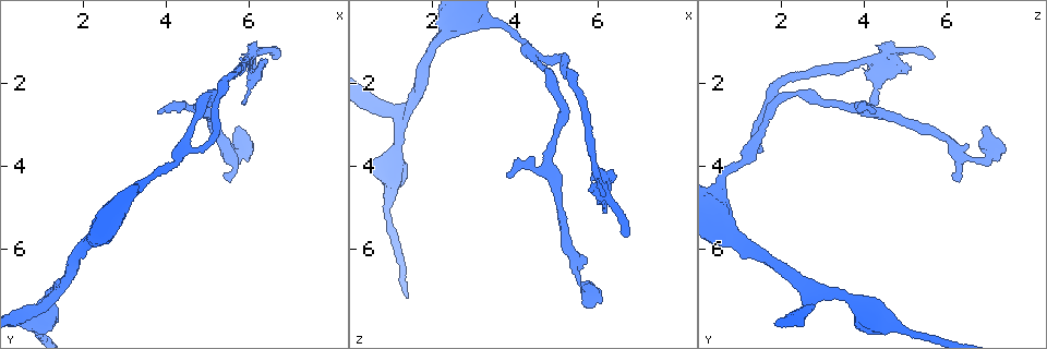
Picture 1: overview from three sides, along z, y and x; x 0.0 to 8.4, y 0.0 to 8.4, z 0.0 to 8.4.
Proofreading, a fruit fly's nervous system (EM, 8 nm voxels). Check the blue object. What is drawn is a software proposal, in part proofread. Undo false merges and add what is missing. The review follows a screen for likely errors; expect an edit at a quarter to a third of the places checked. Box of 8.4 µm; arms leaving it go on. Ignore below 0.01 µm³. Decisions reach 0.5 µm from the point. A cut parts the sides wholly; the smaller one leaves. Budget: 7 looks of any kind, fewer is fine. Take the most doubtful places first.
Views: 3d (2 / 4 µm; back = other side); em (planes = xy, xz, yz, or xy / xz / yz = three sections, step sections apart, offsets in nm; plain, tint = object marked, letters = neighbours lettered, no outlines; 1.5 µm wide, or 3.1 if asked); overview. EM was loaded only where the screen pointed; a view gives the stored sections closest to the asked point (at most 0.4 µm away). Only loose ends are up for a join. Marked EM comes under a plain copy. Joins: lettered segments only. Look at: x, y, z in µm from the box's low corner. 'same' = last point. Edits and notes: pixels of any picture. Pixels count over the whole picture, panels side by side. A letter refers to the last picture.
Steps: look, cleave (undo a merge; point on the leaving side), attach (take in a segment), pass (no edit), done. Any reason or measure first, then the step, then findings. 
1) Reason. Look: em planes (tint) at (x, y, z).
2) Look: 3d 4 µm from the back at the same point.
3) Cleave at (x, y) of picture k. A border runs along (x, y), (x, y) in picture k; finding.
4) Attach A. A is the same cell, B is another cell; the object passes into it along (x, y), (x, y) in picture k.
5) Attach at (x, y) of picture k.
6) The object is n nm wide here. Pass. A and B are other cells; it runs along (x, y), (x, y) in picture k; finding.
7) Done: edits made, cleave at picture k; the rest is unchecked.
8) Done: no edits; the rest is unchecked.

Calibre changes. Look: em planes (tint) at (5.75, 3.70, 7.15).

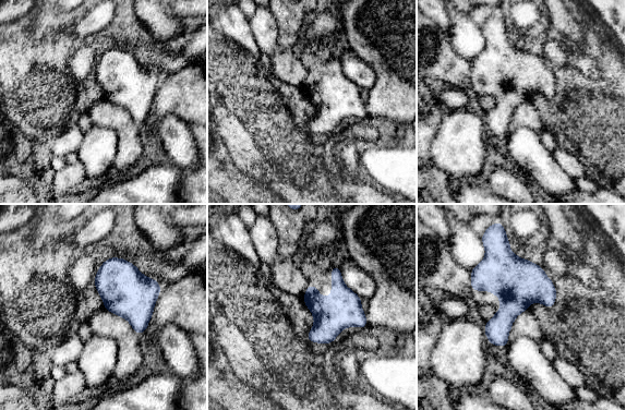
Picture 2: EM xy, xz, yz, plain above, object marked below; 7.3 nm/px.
Look: em planes (letters) at the same point.

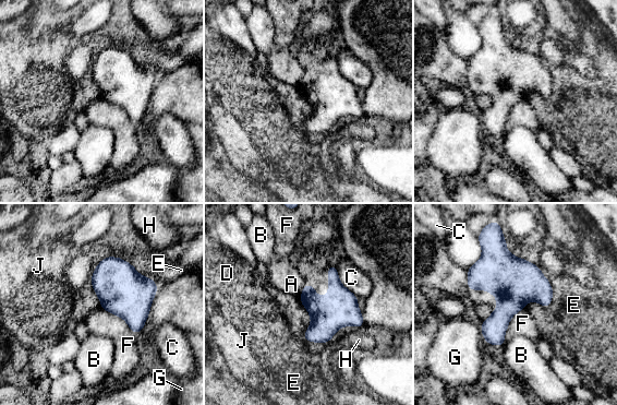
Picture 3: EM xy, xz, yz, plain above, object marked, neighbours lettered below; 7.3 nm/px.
The object is 280 nm wide here. Pass. A, B, C, D, E, F, G, H and J are other cells; a border runs along (100, 308), (119, 316), (137, 334) in picture 3; all the same neuron.

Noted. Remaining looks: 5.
An open end. Look: 3d 2 µm at (3.85, 2.70, 4.15).

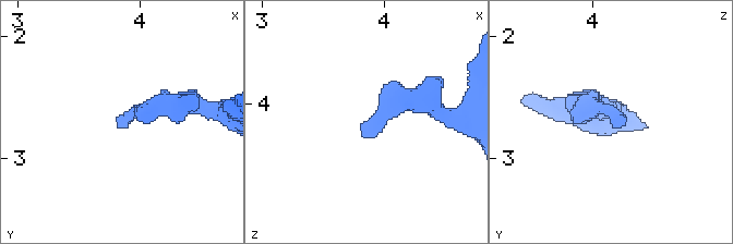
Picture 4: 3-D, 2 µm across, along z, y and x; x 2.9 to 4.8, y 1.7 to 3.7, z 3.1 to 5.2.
Look: em xz step 8 (tint) at (3.82, 2.70, 4.16).

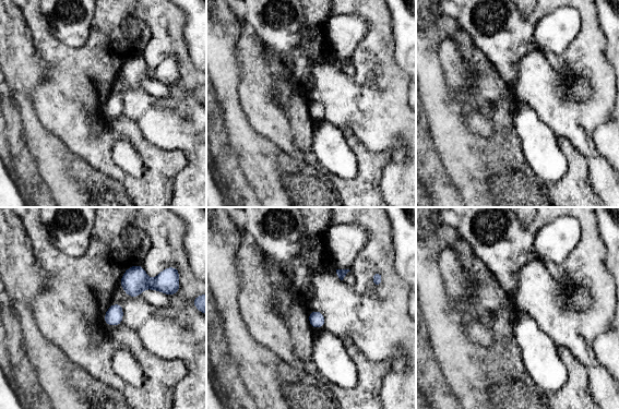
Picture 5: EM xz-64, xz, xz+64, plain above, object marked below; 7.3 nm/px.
Cut it another way. Look: em planes (letters) at the same point.

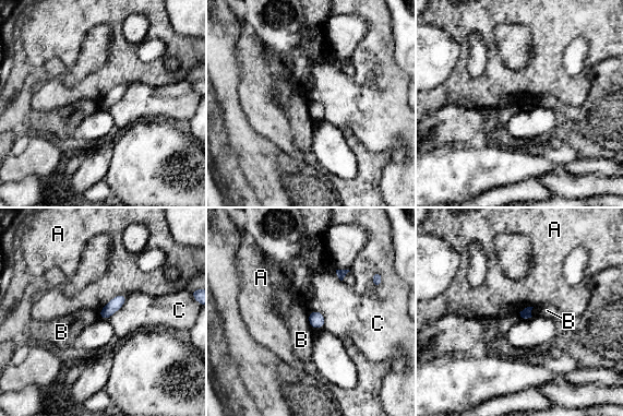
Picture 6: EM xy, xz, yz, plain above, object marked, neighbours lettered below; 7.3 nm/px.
Pass. A, B and C are other cells; a border runs along (127, 295), (116, 295), (98, 312) in picture 6; none of them fits.

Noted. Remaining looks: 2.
An open end. Look: 3d 2 µm at (6.20, 1.50, 4.05).

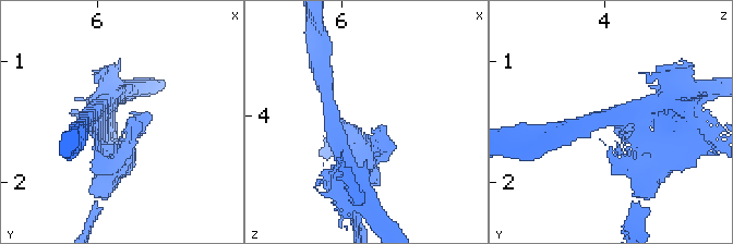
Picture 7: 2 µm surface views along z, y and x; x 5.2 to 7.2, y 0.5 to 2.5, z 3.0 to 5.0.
Now the EM. Look: em planes (letters) at (6.26, 1.44, 4.12).

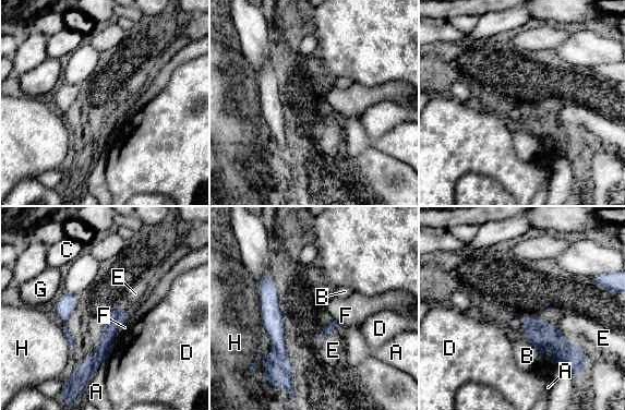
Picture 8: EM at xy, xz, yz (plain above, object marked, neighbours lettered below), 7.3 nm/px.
Pass. A, B, C, D, E, F, G and H are other cells; no lettered segment goes on from it.

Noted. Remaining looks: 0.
Done: no edits; the rest is unchecked.

